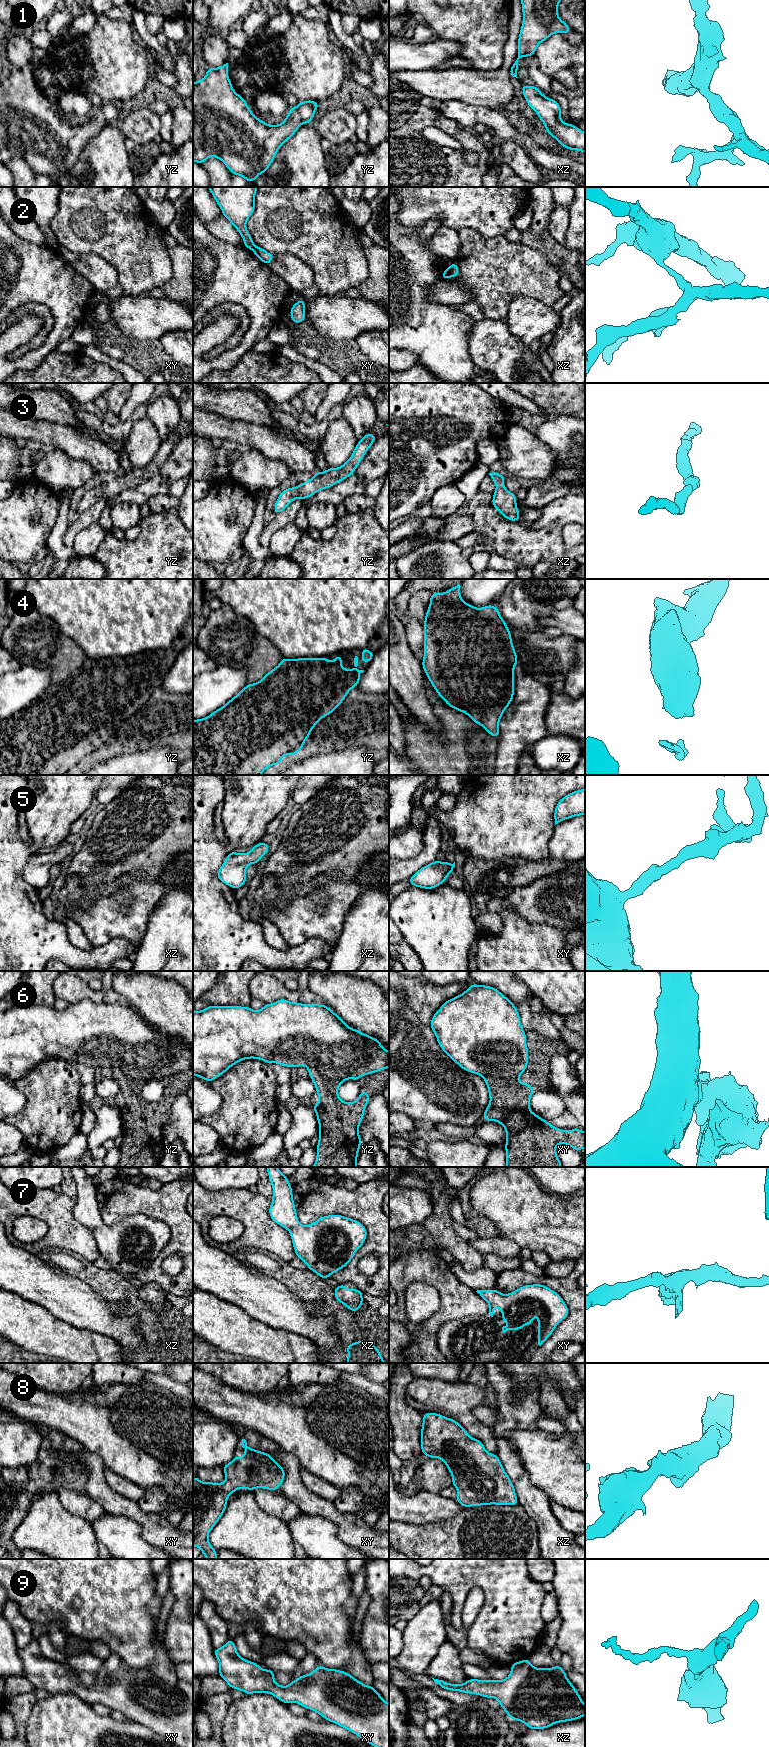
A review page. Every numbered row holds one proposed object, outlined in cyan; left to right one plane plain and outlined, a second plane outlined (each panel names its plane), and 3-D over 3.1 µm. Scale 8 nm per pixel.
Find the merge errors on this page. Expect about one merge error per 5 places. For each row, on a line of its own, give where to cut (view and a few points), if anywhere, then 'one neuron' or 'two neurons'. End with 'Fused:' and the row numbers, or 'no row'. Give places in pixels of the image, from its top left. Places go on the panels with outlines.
1: no cut; one neuron
2: cut in xz along (447, 269), (450, 276); two neurons
3: no cut; one neuron
4: no cut; one neuron
5: no cut; one neuron
6: no cut; one neuron
7: no cut; one neuron
8: no cut; one neuron
9: no cut; one neuron
Fused: 2

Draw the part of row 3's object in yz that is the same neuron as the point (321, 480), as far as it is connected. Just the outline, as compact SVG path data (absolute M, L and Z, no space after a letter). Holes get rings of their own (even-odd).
M366 433L364 438L358 441L351 457L342 466L316 472L310 480L298 484L296 488L289 487L283 490L274 505L274 512L278 514L284 511L294 499L303 500L312 497L318 491L332 487L351 476L376 438L372 433Z

